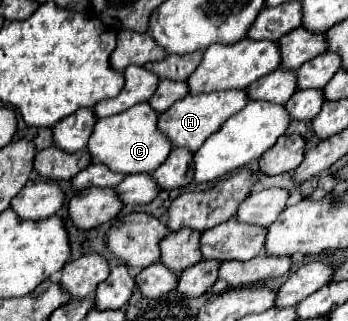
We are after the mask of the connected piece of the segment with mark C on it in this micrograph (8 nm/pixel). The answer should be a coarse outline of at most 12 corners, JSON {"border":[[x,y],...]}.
{"border":[[140,103],[98,119],[94,161],[118,173],[152,173],[172,143],[160,113]]}

